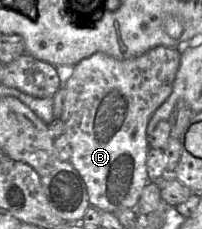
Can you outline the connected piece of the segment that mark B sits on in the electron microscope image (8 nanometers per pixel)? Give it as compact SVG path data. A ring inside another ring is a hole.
M165 46L154 47L126 60L118 60L97 52L81 60L69 71L62 71L64 100L61 120L64 123L64 133L72 146L69 162L86 184L90 206L110 213L137 207L142 191L148 183L148 122L156 109L172 93L180 59L181 49Z

